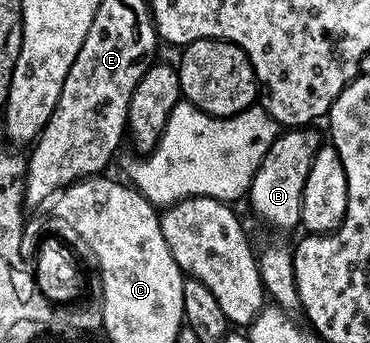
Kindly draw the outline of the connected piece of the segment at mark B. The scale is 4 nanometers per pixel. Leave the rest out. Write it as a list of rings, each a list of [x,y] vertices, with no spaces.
[[[295,126],[290,130],[280,131],[253,178],[249,189],[251,208],[271,228],[287,232],[290,228],[300,227],[299,215],[305,178],[309,174],[315,152],[321,147],[321,140],[313,129],[311,126]]]

